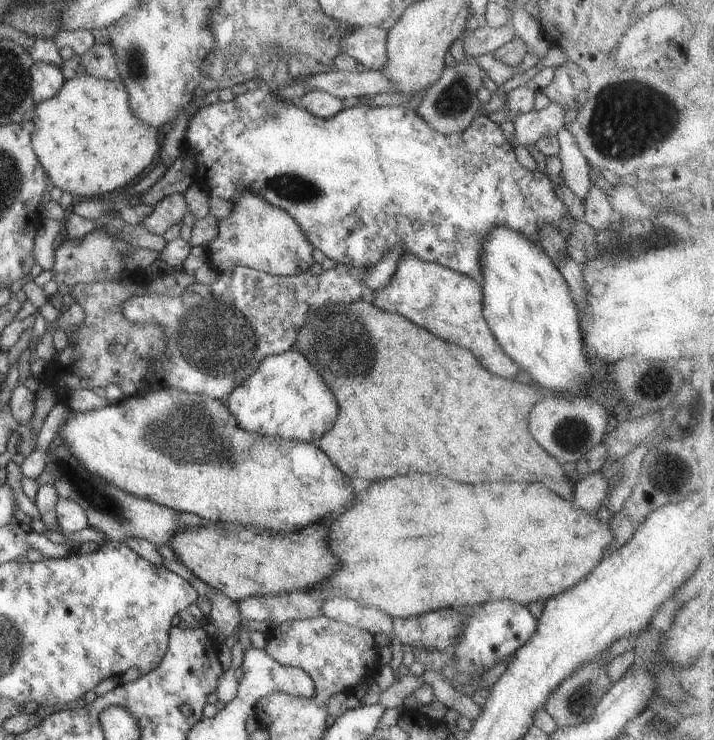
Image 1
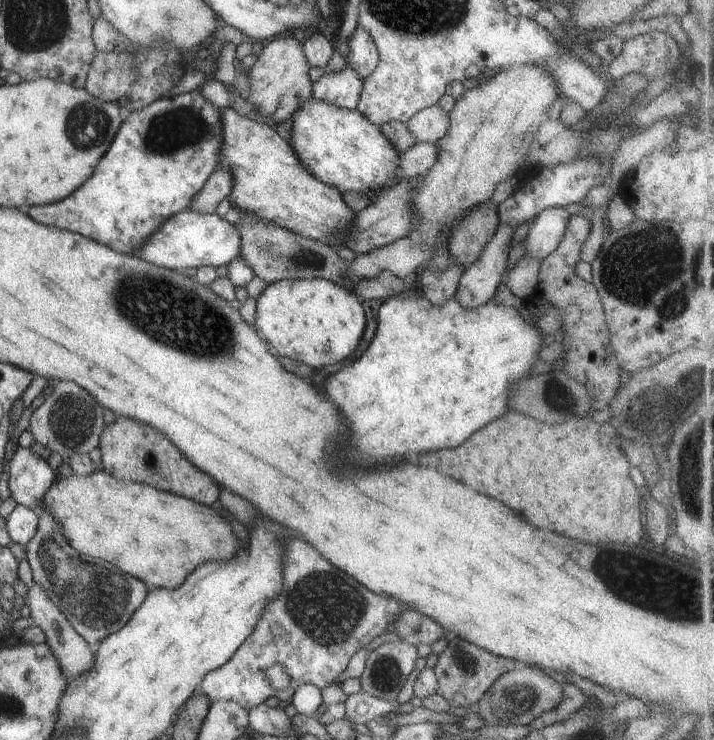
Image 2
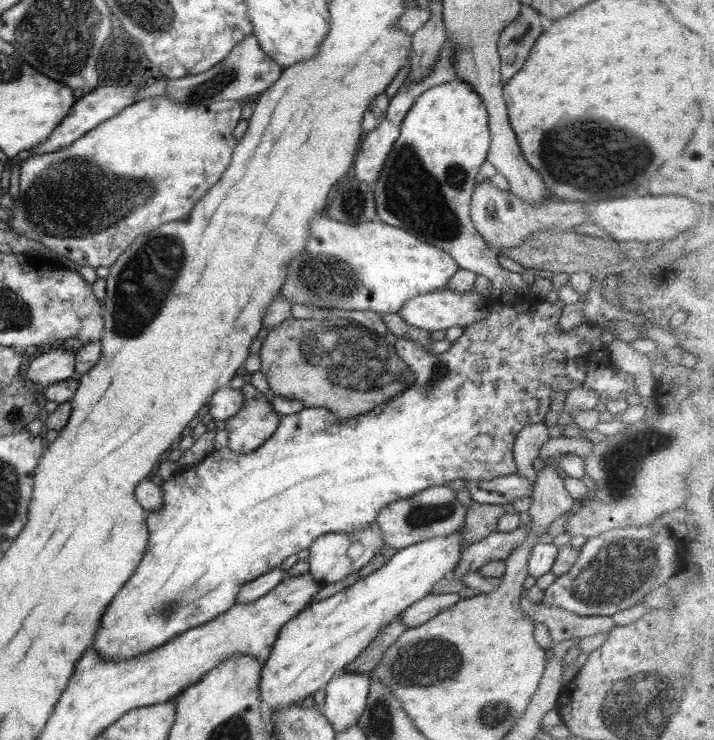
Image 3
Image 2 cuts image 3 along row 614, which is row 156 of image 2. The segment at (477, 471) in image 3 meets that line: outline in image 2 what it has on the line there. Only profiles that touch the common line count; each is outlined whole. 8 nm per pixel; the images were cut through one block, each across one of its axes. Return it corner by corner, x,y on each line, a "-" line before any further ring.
198,89
152,101
123,119
110,148
94,172
64,200
50,206
30,206
28,214
40,224
72,230
109,246
123,255
134,255
167,218
188,208
190,201
216,170
223,141
221,112

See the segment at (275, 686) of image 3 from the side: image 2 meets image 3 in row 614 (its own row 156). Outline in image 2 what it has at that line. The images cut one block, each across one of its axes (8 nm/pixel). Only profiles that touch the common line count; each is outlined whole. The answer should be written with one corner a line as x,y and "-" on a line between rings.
308,99
294,114
291,138
288,140
303,168
324,184
343,192
376,192
392,186
401,155
379,126
372,124
358,109
345,109
318,99

